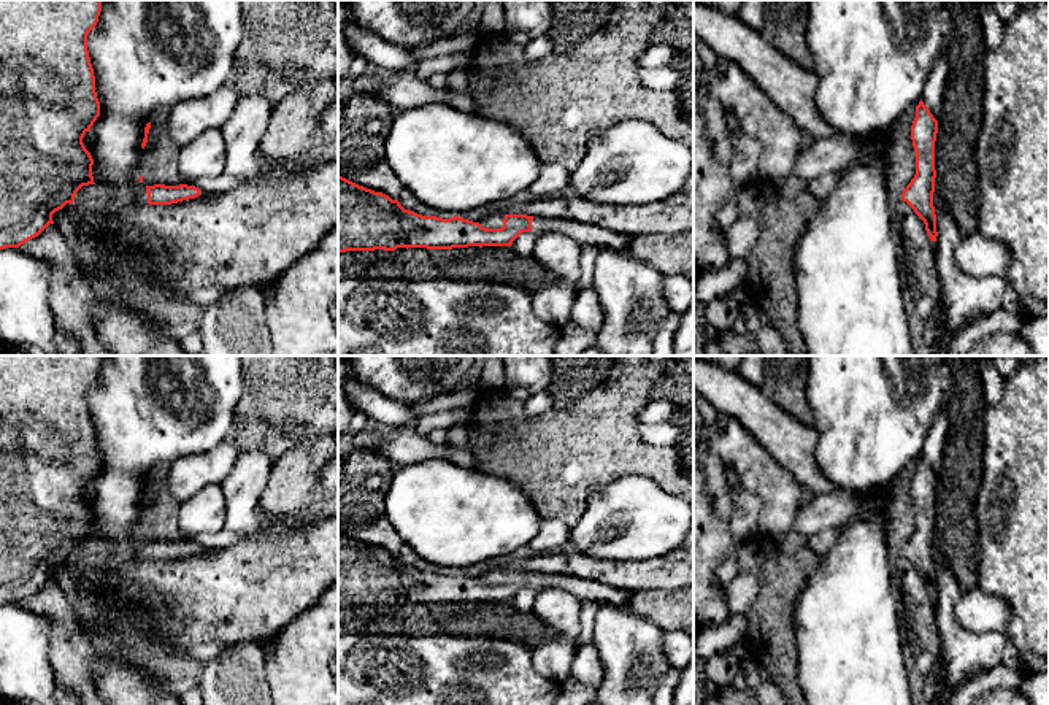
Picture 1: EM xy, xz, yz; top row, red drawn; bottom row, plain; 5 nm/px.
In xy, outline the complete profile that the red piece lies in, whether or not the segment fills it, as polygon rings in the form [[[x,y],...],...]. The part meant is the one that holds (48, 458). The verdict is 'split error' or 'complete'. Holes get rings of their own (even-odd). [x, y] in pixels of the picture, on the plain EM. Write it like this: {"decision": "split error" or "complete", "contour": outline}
{"decision": "complete", "contour": [[[0,356],[0,605],[19,603],[38,592],[52,570],[75,557],[83,541],[95,540],[92,532],[94,514],[83,494],[100,472],[100,457],[95,448],[95,432],[87,406],[87,391],[97,381],[102,356]]]}

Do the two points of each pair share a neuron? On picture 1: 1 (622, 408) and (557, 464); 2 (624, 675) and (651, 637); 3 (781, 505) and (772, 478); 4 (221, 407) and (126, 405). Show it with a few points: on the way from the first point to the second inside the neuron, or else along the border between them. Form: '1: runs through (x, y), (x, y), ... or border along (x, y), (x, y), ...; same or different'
1: runs through (607, 421), (573, 451); same
2: runs through (632, 666), (634, 654), (641, 647); same
3: runs through (781, 499), (773, 485); same
4: runs through (203, 426), (191, 434), (180, 423), (151, 405); same

